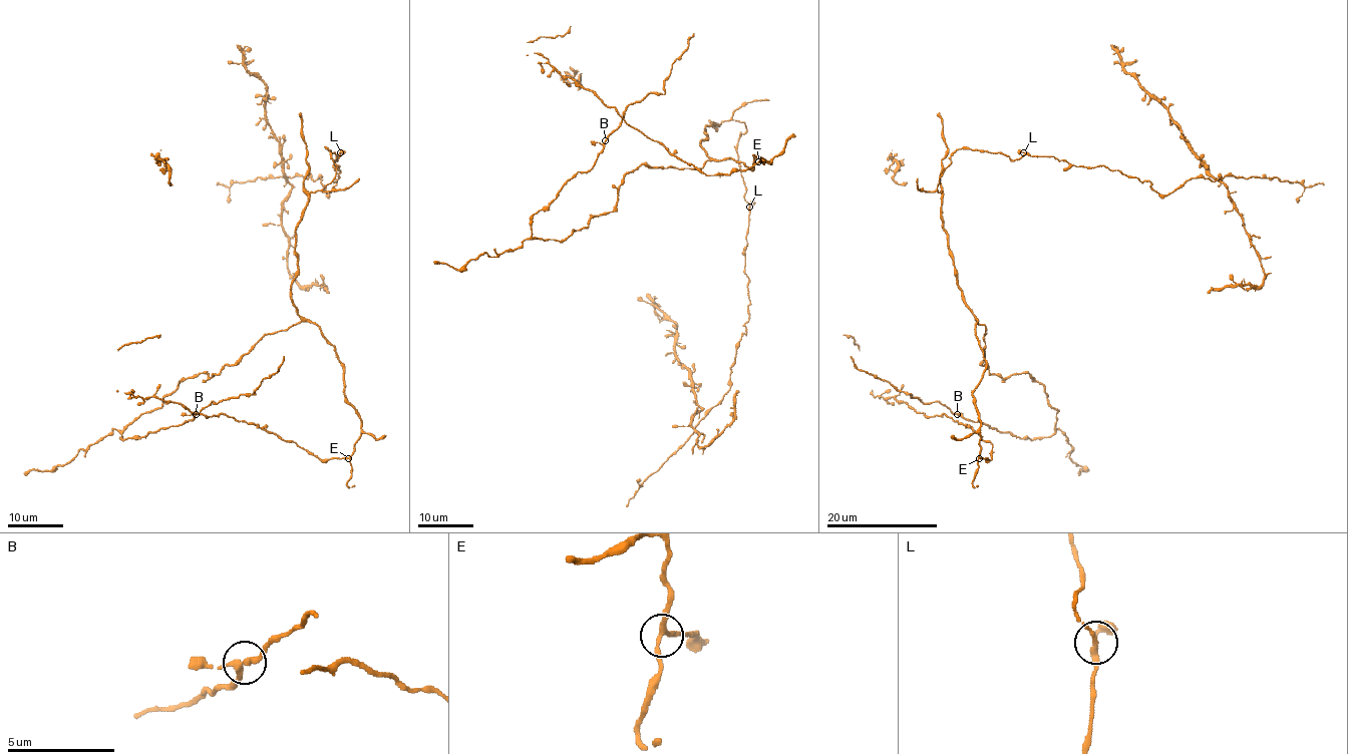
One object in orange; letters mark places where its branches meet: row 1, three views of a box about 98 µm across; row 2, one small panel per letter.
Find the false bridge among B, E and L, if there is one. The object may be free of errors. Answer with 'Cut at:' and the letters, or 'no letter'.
Cut at: no letter

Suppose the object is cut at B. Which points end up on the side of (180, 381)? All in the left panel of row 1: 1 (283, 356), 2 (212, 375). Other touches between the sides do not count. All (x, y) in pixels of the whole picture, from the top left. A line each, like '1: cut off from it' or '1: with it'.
1: cut off from it
2: with it

